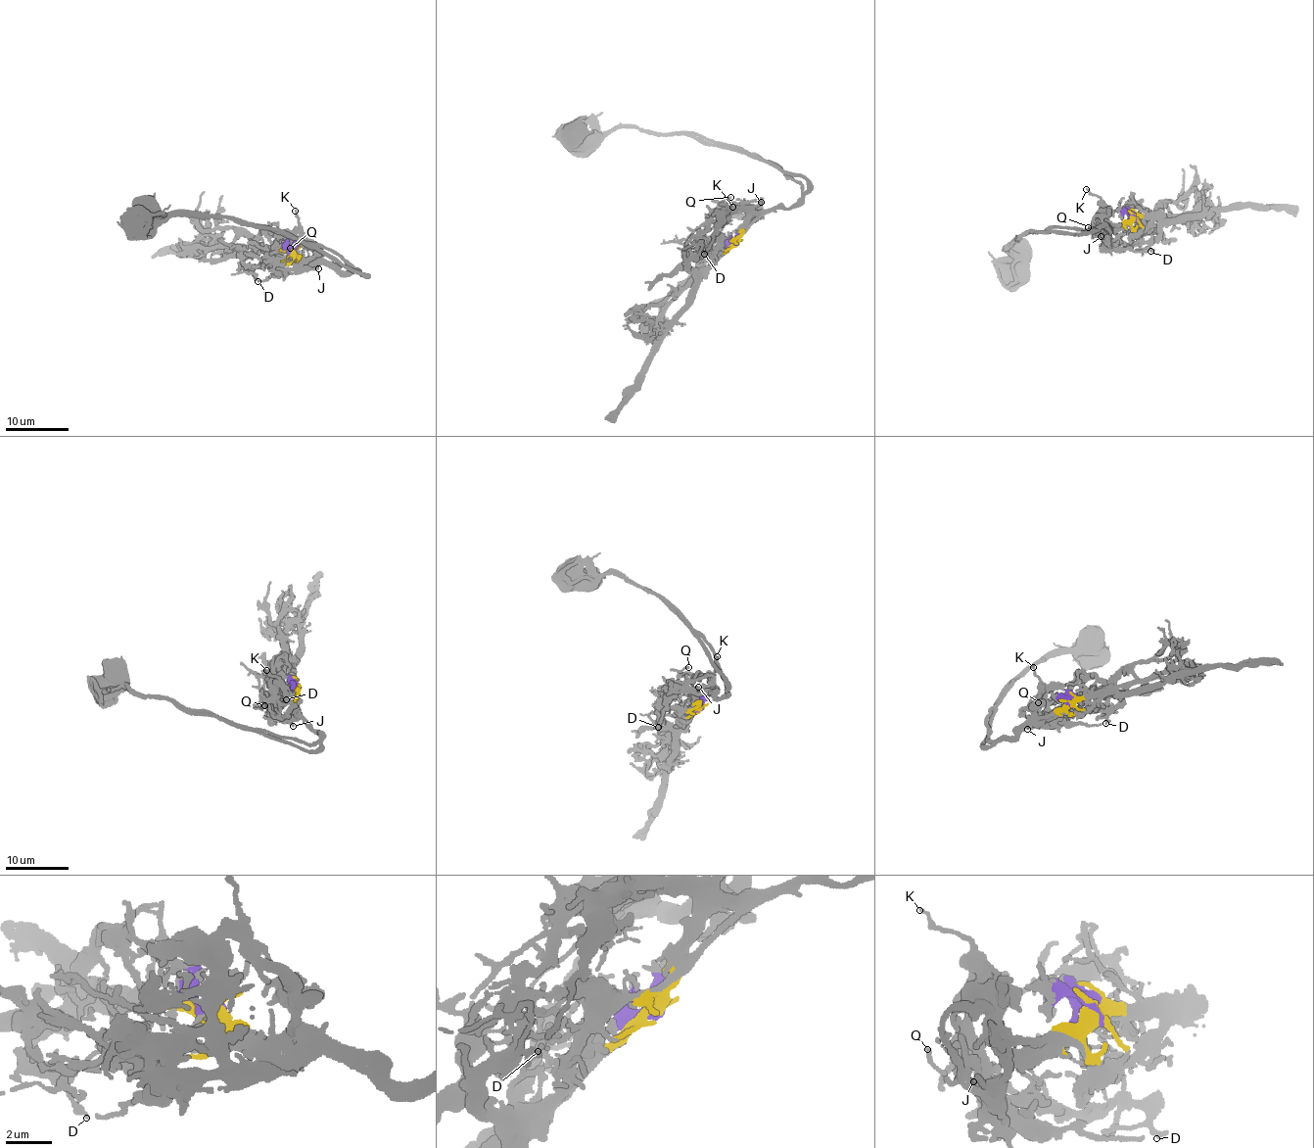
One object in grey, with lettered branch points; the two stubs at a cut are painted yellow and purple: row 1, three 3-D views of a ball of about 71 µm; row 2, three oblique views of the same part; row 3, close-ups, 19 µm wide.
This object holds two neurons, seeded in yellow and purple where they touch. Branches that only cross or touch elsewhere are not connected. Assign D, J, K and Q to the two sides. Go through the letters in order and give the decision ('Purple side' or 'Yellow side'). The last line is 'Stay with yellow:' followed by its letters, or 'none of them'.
D: Purple side
J: Yellow side
K: Yellow side
Q: Yellow side
Stay with yellow: J, K, Q

